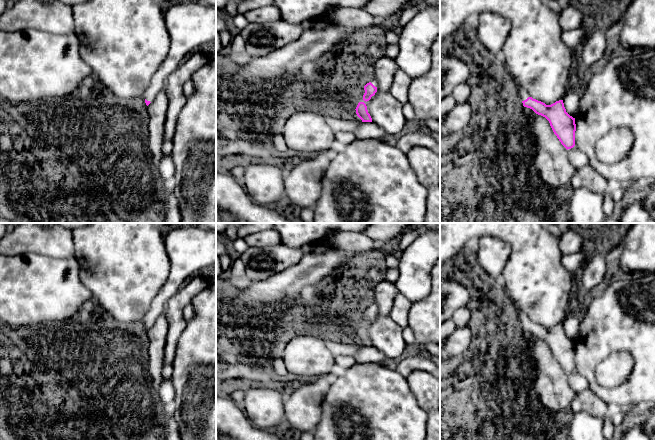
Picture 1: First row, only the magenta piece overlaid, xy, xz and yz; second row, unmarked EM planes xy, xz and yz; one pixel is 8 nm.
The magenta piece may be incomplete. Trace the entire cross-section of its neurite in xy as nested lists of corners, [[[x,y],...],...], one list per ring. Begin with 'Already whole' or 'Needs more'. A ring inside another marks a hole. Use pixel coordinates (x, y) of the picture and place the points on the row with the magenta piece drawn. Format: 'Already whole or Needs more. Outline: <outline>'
Needs more. Outline: [[[183,0],[178,3],[168,4],[163,9],[164,22],[170,37],[170,48],[166,58],[144,92],[145,103],[148,106],[166,85],[170,73],[174,71],[192,52],[202,49],[216,41],[216,7],[207,6],[198,0]]]

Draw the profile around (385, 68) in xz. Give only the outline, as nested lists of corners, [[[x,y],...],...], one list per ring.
[[[384,56],[376,62],[374,66],[374,79],[377,81],[377,92],[389,91],[397,69],[396,61],[389,57]]]

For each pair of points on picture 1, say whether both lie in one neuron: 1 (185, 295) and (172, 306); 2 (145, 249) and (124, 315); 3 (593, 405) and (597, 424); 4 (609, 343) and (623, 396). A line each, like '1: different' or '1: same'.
1: same
2: same
3: different
4: same

